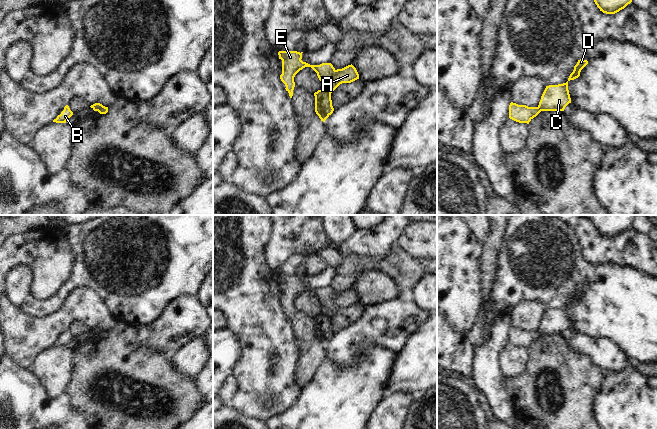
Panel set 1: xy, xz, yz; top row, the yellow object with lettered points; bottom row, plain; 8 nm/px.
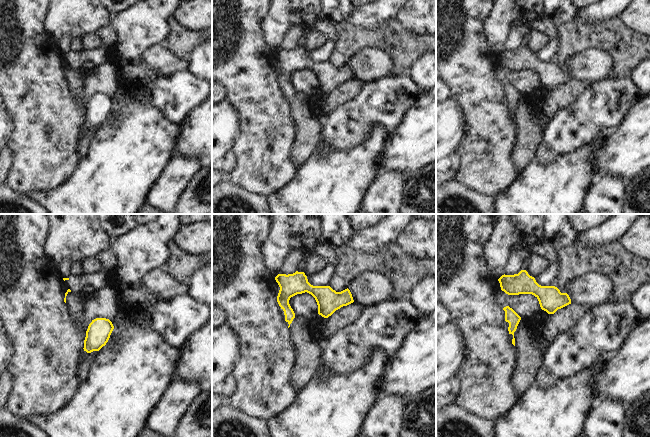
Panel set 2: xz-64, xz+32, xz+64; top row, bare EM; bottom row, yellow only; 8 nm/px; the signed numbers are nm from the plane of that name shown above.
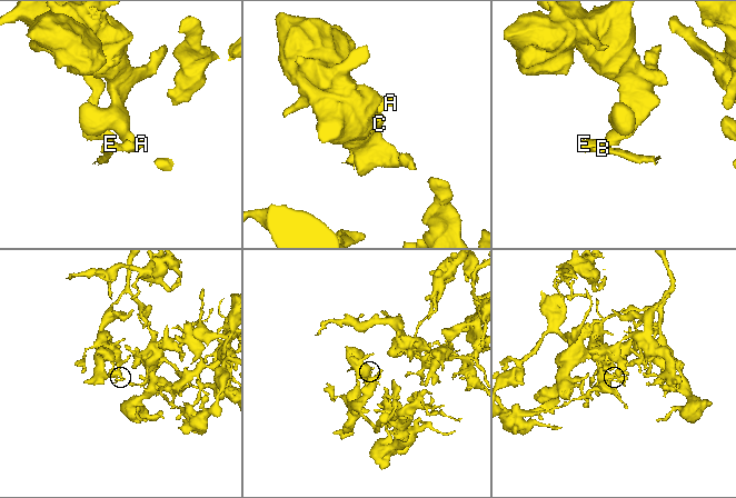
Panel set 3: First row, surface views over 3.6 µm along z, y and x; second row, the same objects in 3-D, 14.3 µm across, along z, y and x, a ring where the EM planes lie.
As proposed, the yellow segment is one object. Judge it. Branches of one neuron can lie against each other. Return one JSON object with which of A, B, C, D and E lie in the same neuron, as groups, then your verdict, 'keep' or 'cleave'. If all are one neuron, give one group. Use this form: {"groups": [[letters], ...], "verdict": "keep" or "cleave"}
{"groups": [["A", "B", "E"], ["C", "D"]], "verdict": "cleave"}

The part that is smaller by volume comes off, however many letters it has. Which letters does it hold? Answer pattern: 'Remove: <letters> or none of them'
Remove: A, B, E

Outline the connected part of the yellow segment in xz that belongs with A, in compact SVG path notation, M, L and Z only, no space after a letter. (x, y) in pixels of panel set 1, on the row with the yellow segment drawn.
M297 51L278 52L279 59L282 60L280 79L285 84L285 89L289 93L290 98L293 96L295 87L294 77L305 67L311 67L317 73L319 80L325 86L325 89L322 91L328 94L331 94L342 83L351 83L359 79L359 74L352 64L337 70L331 63L310 65L301 60L302 53Z

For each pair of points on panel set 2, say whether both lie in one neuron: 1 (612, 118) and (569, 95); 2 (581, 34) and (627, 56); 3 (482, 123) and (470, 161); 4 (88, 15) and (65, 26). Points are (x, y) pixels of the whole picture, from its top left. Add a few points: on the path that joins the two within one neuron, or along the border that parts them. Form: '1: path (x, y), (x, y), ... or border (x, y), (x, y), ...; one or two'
1: border (593, 83), (574, 101), (556, 112); two
2: path (593, 36), (610, 36), (618, 44); one
3: path (482, 132), (482, 149), (479, 152); one
4: path (82, 15), (76, 15), (71, 20); one

